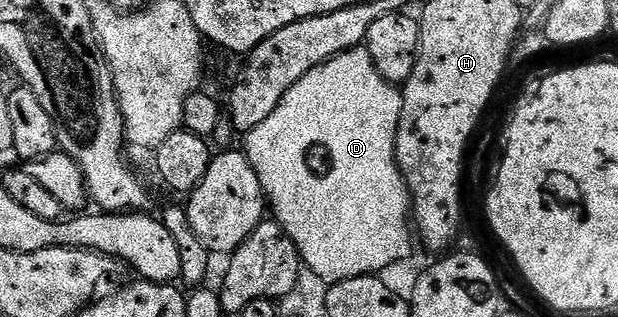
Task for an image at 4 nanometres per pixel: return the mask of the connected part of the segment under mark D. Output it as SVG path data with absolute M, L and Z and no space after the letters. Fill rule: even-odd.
M365 48L350 50L344 54L336 54L325 64L310 70L277 104L277 108L257 128L246 131L247 147L245 153L253 172L257 172L257 180L263 189L263 197L266 205L273 213L274 221L281 228L285 228L287 235L293 240L293 244L299 253L300 263L306 269L312 270L321 280L328 284L352 280L353 277L365 277L367 275L380 275L382 270L389 265L397 264L399 260L405 260L413 254L411 248L411 234L413 238L413 209L411 207L411 193L407 190L407 181L403 179L403 173L395 159L395 141L397 140L397 128L401 120L401 108L403 107L403 91L396 83L387 82L377 72L369 52Z

